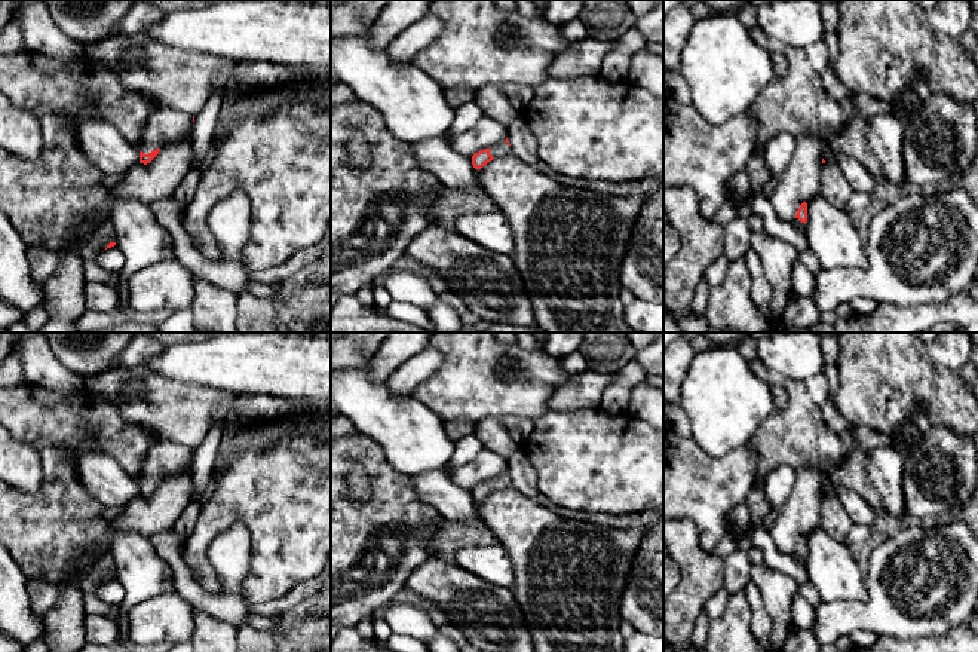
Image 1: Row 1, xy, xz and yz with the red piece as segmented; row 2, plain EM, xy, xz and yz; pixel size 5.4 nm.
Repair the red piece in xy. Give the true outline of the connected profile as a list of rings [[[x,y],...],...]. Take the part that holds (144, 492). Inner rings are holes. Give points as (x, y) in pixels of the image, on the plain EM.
[[[159,440],[148,451],[138,475],[140,496],[150,496],[163,478],[178,474],[193,460],[194,450],[171,440]]]

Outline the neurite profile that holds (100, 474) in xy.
[[[71,450],[70,459],[80,484],[102,506],[125,506],[140,496],[138,477],[129,475],[110,454]]]

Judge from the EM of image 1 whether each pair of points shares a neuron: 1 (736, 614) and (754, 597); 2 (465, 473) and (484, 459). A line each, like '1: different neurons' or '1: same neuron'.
1: different neurons
2: same neuron

